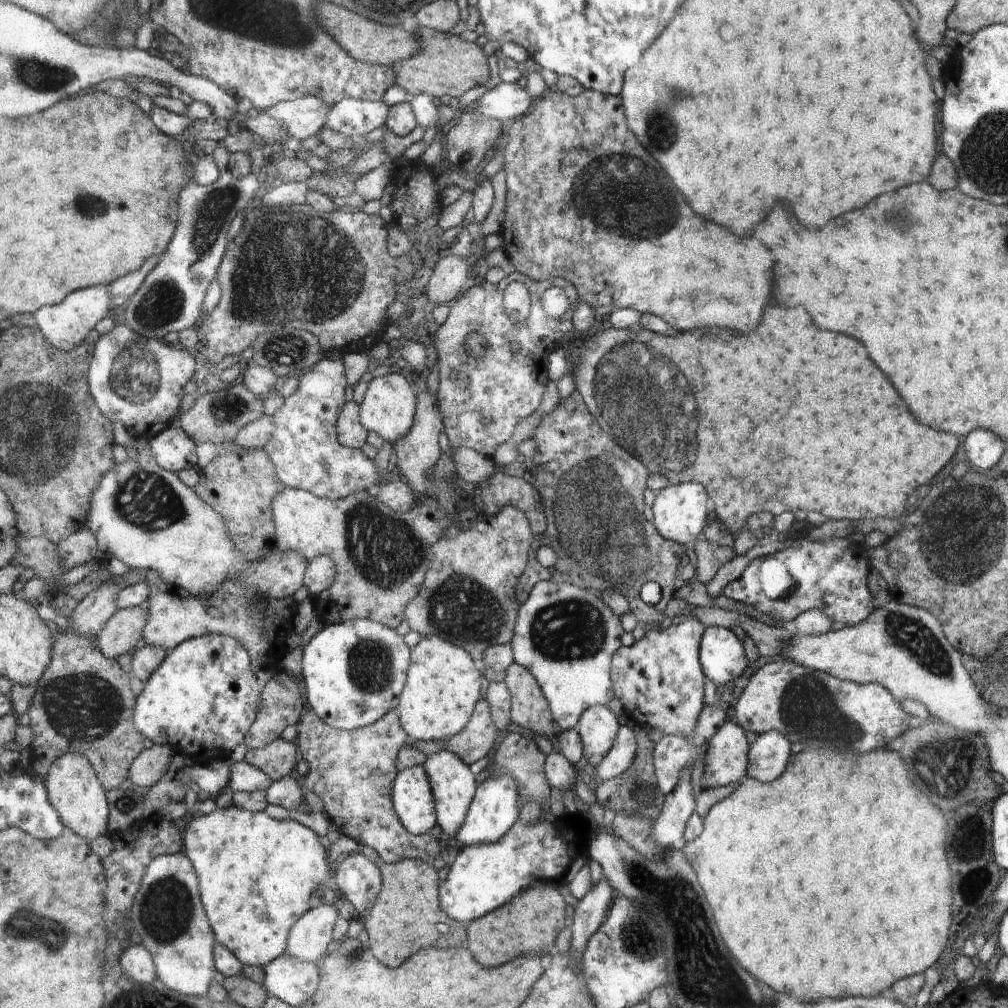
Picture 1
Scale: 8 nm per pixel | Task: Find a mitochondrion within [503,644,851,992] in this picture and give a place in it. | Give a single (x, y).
(639, 938)

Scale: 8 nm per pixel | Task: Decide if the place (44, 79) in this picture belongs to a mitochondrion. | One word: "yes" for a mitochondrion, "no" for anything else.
yes

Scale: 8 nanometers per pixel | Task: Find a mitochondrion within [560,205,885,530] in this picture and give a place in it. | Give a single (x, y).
(654, 406)

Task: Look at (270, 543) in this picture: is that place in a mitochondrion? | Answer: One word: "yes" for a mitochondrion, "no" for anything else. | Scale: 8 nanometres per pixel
no

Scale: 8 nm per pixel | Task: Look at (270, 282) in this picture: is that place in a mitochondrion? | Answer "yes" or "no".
yes

